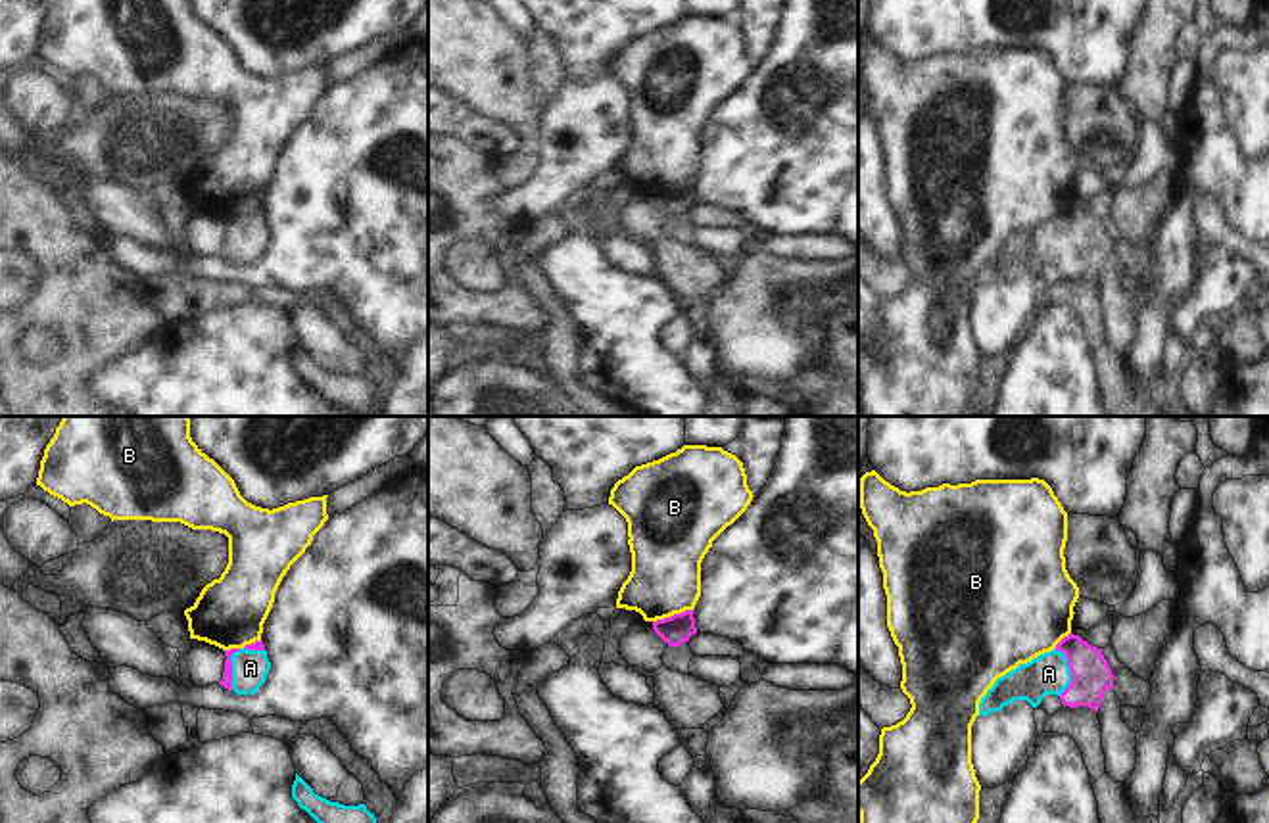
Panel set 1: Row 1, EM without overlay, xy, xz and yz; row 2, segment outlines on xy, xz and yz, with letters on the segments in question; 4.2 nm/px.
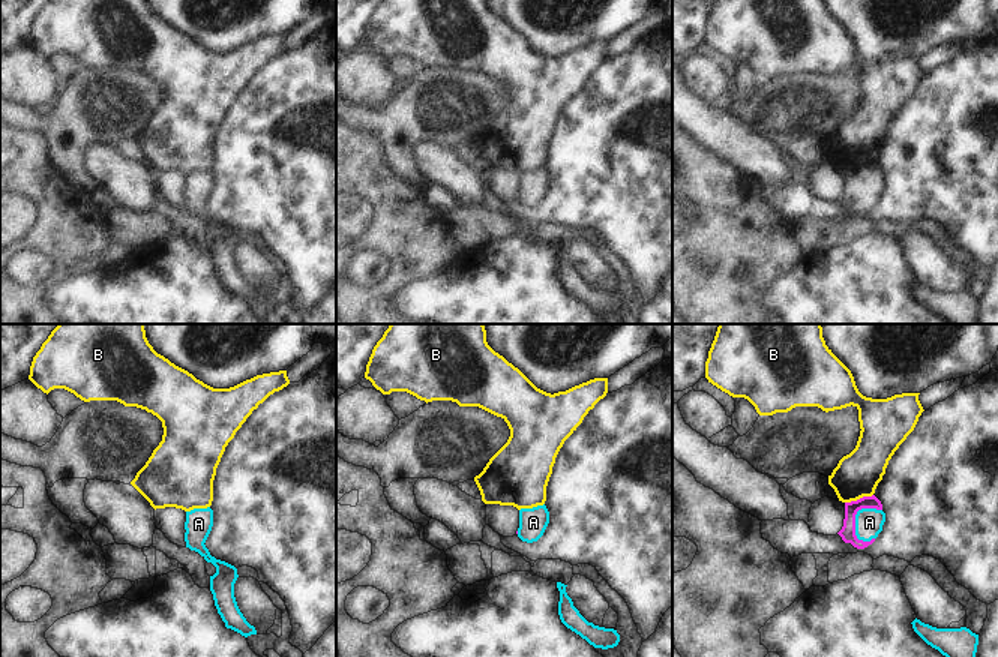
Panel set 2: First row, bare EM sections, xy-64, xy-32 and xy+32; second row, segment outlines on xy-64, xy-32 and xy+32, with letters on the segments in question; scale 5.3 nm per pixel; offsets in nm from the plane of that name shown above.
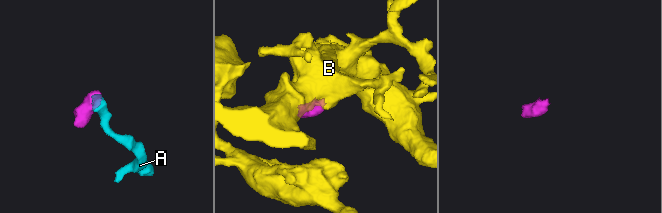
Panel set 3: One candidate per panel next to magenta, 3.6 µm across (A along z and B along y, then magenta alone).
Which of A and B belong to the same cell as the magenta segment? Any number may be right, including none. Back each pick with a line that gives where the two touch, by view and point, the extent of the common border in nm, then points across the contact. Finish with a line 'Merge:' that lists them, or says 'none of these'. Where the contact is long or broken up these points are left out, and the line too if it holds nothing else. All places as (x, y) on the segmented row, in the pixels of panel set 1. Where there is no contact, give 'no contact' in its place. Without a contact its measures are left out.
A: contact yz (1070, 670); length 200 nm; way yz (1091, 676), (1070, 670), (1049, 674)
Merge: A

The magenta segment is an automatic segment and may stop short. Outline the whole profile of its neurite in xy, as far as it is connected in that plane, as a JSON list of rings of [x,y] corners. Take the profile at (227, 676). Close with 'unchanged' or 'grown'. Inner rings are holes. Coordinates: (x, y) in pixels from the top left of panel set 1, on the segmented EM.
[[[263,641],[225,650],[225,656],[225,671],[219,685],[236,694],[253,694],[259,691],[271,670]]]; grown

